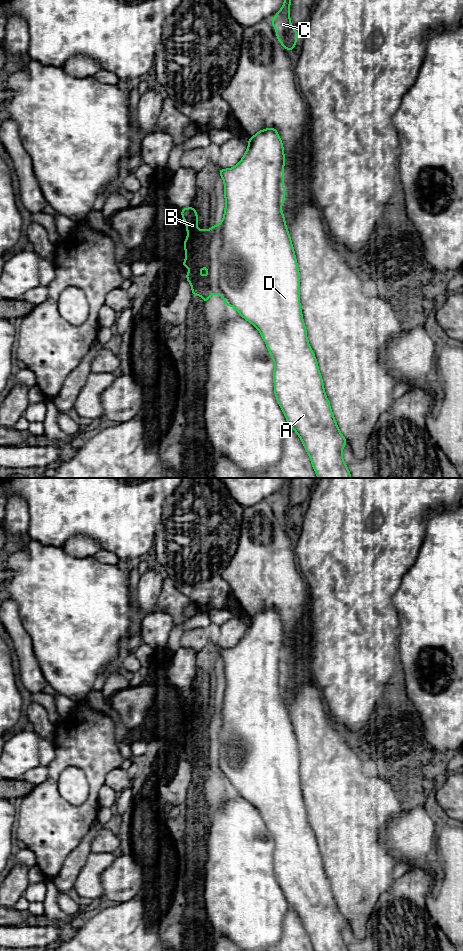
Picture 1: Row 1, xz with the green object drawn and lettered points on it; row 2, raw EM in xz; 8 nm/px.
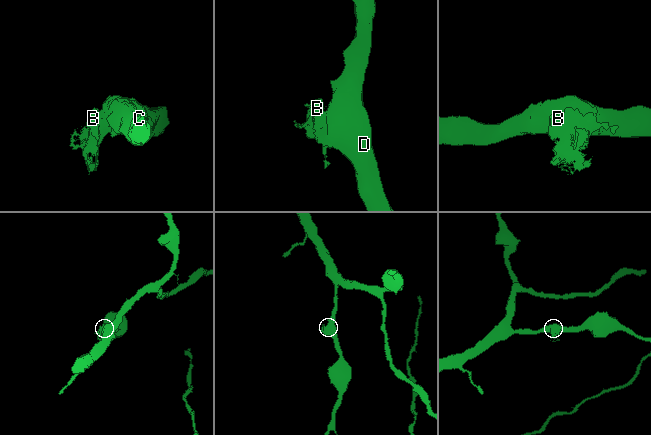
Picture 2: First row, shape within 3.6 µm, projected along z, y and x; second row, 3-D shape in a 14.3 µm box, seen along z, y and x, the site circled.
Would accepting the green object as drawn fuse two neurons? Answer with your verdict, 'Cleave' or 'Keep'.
Cleave

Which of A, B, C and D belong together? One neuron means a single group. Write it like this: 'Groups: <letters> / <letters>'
Groups: A C D / B

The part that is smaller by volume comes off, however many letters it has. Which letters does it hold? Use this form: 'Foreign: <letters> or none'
Foreign: B

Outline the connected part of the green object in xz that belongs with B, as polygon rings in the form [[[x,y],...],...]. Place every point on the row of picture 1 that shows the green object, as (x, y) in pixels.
[[[194,207],[181,209],[181,216],[188,232],[183,244],[187,257],[182,267],[190,268],[186,280],[191,285],[192,295],[201,296],[206,303],[212,294],[219,294],[229,307],[230,302],[219,287],[219,253],[223,247],[222,222],[211,226],[210,230],[201,230],[197,228],[198,216]]]

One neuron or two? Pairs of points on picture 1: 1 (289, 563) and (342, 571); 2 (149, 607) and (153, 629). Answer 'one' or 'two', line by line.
1: two
2: two

